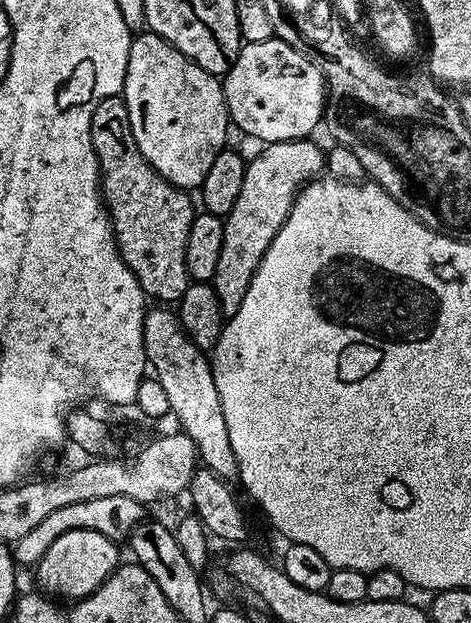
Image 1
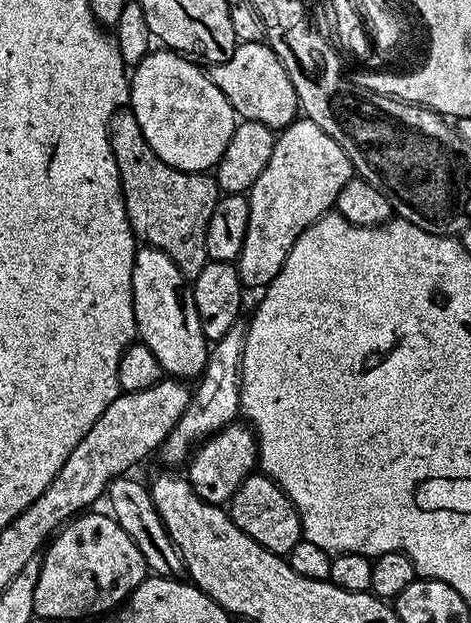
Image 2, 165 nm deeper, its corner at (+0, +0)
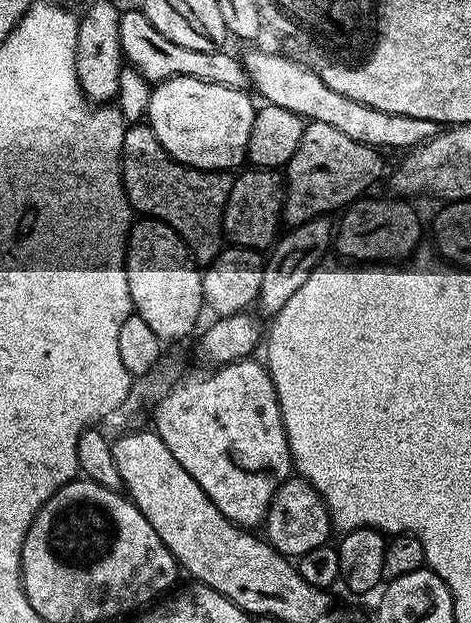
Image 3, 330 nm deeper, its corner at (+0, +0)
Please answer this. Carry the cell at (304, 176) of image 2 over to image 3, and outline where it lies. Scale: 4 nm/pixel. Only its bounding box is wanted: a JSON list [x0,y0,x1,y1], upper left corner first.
[283,121,384,226]

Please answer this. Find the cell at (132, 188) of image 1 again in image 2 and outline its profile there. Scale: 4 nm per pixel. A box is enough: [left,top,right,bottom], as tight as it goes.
[108,110,222,282]

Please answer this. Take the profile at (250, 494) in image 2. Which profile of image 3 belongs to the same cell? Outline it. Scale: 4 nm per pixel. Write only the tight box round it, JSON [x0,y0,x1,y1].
[262,474,334,558]

